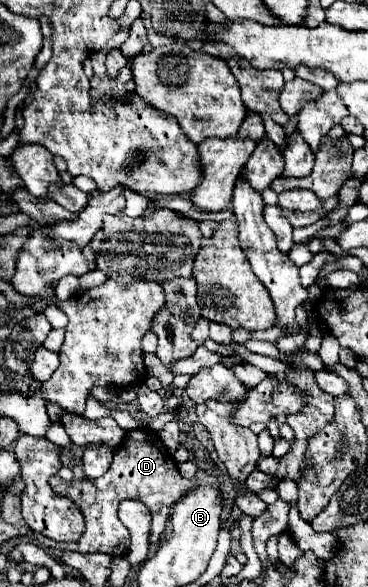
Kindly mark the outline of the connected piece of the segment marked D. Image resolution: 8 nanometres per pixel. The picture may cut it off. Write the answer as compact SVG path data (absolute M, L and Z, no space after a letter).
M135 429L125 435L123 443L125 445L119 445L115 453L111 469L99 479L73 479L71 483L67 483L59 475L53 475L53 487L59 487L59 493L69 491L71 501L77 503L77 507L81 507L85 515L83 539L79 539L77 543L67 543L65 547L63 545L59 547L59 543L53 543L53 547L65 549L65 551L77 551L77 553L107 553L115 557L125 557L129 551L129 531L119 521L117 507L121 499L133 499L133 497L137 501L143 501L153 515L151 543L160 541L173 503L177 503L177 499L181 499L181 495L193 489L197 483L191 479L183 479L179 475L173 457L167 453L157 433Z

